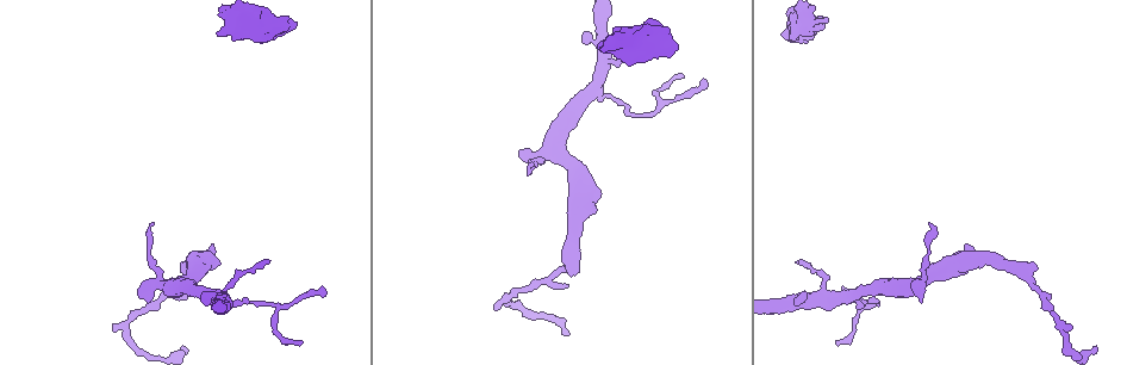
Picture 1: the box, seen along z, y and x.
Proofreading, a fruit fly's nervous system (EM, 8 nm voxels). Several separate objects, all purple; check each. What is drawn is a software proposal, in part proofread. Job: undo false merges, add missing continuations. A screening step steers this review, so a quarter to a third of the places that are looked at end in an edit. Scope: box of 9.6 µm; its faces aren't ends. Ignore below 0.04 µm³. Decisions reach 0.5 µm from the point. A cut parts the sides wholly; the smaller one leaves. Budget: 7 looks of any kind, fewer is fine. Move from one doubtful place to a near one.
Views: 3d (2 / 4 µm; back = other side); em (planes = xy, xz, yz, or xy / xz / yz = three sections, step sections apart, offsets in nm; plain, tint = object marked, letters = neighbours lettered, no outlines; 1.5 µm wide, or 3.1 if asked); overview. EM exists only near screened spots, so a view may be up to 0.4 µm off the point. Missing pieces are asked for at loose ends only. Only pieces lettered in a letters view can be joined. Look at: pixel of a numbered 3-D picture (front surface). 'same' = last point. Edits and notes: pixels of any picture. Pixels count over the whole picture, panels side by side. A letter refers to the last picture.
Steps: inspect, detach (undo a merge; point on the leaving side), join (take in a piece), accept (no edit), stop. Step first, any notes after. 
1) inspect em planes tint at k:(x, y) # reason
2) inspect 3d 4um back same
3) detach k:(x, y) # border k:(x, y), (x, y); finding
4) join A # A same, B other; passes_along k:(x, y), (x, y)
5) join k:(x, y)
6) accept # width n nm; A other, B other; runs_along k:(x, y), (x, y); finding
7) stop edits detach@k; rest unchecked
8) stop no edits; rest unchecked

inspect em planes letters at 1:(797, 263) # branch stops here

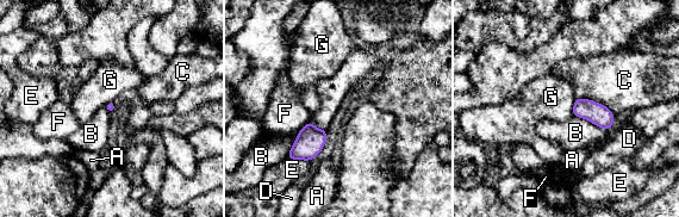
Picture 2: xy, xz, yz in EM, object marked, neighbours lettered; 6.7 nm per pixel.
accept # A other, B other, C other, D other, E other, F other, G other; border 2:(573, 113), (606, 130); no lettered piece goes on from it

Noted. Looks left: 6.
inspect em xy step 8 tint at 1:(839, 342) # thin end

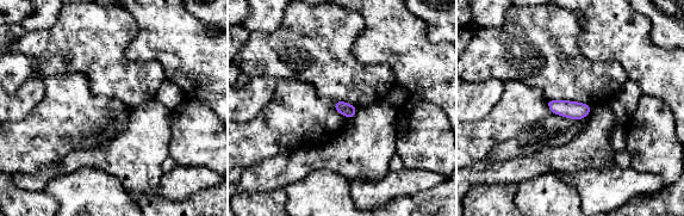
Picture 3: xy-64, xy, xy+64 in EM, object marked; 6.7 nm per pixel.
inspect em xy step 8 letters same

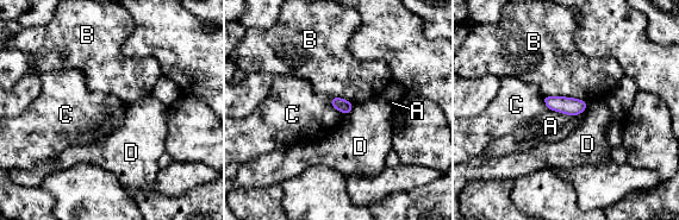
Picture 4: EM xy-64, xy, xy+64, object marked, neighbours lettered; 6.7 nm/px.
accept # A other, B other, C other, D other; border 4:(548, 108), (566, 114), (585, 111); no lettered piece goes on from it

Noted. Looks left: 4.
inspect 3d 4um at 1:(1069, 331) # thin end

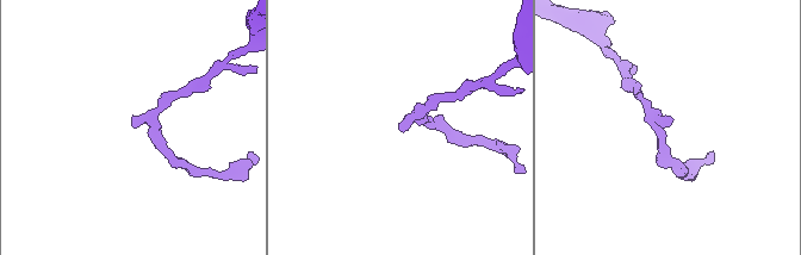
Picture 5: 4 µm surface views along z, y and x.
inspect em planes plain at 5:(398, 126)

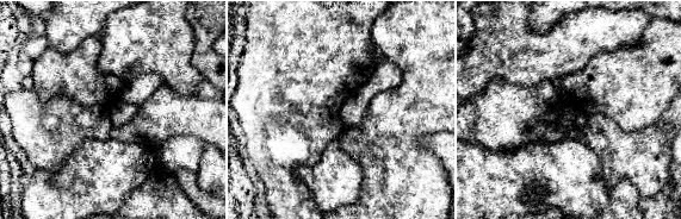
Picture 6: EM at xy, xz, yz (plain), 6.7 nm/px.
inspect em planes letters same

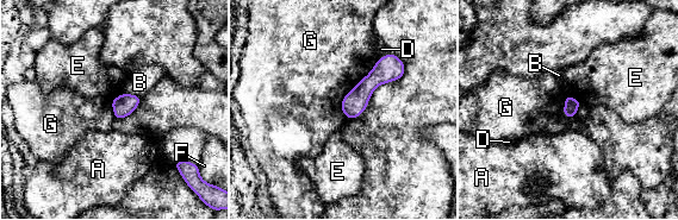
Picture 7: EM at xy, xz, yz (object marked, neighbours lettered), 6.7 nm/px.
accept # longest_contact G 460 nm; A other, B other, D other, E other, F other, G other; border 7:(379, 58), (344, 96), (347, 118); none of them fits

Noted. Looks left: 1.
stop no edits; rest unchecked

